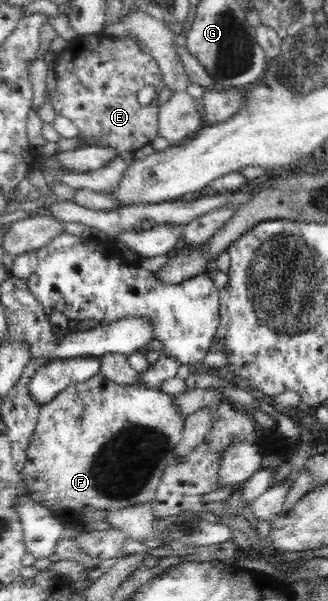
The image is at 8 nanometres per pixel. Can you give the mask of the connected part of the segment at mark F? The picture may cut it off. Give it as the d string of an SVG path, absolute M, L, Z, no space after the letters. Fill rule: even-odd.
M96 373L94 377L88 378L88 381L68 385L66 389L63 389L56 397L53 397L52 401L43 405L39 411L38 421L32 433L32 441L30 441L28 449L26 449L26 465L22 469L22 478L24 478L28 496L32 498L32 501L49 507L52 511L61 510L64 515L76 512L77 516L82 518L81 523L83 524L100 523L112 511L132 507L132 505L140 503L148 503L148 501L152 502L156 489L161 482L163 471L175 459L175 447L182 439L182 431L184 431L184 416L180 416L180 411L176 408L176 402L172 399L174 399L172 394L166 394L160 389L150 389L144 387L144 385L118 385L114 381L107 380L102 373Z

